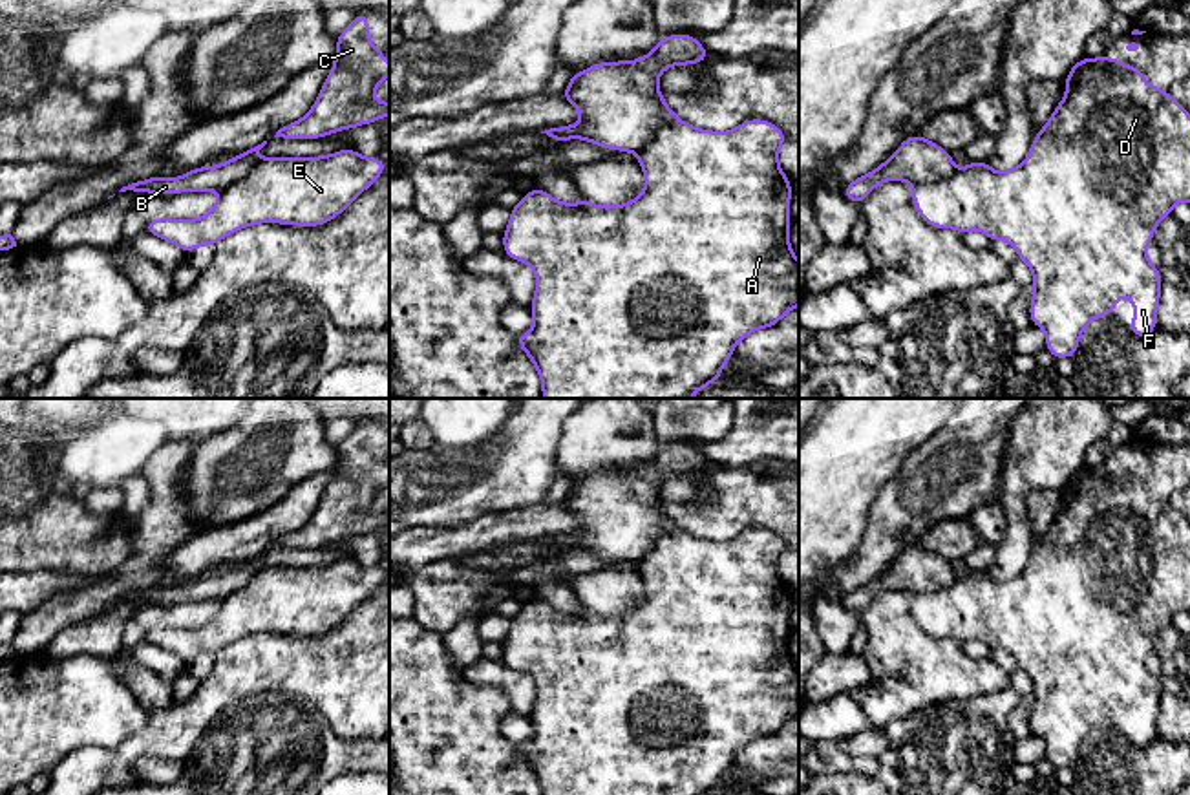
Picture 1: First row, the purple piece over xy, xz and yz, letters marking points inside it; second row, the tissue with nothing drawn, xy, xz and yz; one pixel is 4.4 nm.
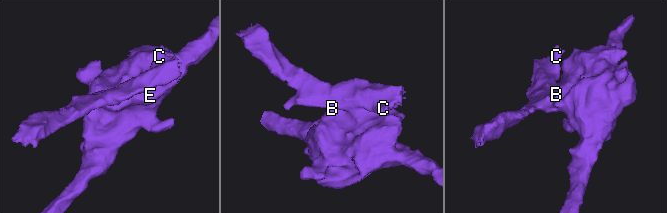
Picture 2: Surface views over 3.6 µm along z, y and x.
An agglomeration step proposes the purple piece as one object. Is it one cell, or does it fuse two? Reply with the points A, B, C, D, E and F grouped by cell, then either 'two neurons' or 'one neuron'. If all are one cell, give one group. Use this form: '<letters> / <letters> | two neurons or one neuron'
A D E F / B C | two neurons

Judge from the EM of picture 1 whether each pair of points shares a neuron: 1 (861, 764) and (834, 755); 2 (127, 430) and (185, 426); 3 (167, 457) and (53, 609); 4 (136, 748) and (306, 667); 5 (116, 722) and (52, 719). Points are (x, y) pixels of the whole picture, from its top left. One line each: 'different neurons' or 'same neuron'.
1: same neuron
2: different neurons
3: same neuron
4: same neuron
5: same neuron

